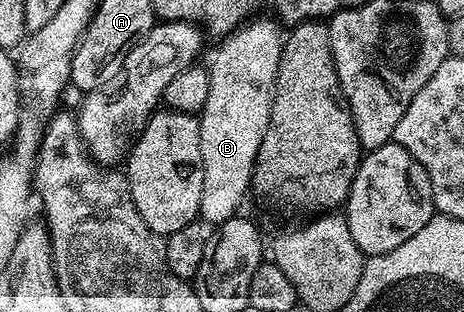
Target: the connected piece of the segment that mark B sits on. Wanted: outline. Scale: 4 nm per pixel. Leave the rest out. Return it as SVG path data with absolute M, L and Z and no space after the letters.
M257 17L224 36L210 61L207 61L209 92L205 105L199 112L200 148L204 184L201 189L200 218L210 225L218 225L236 216L236 211L246 193L250 190L251 175L255 168L256 155L265 129L268 128L277 69L280 65L283 35L276 20Z

